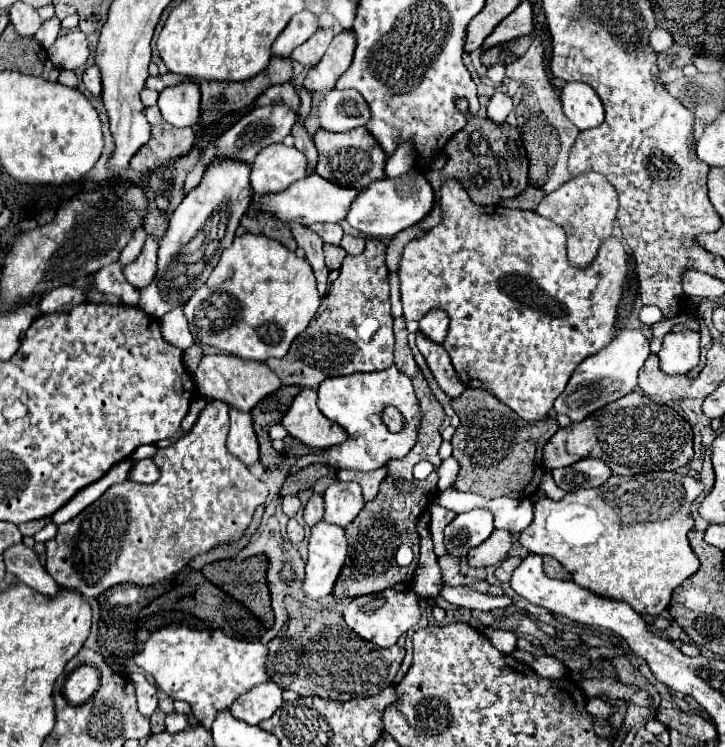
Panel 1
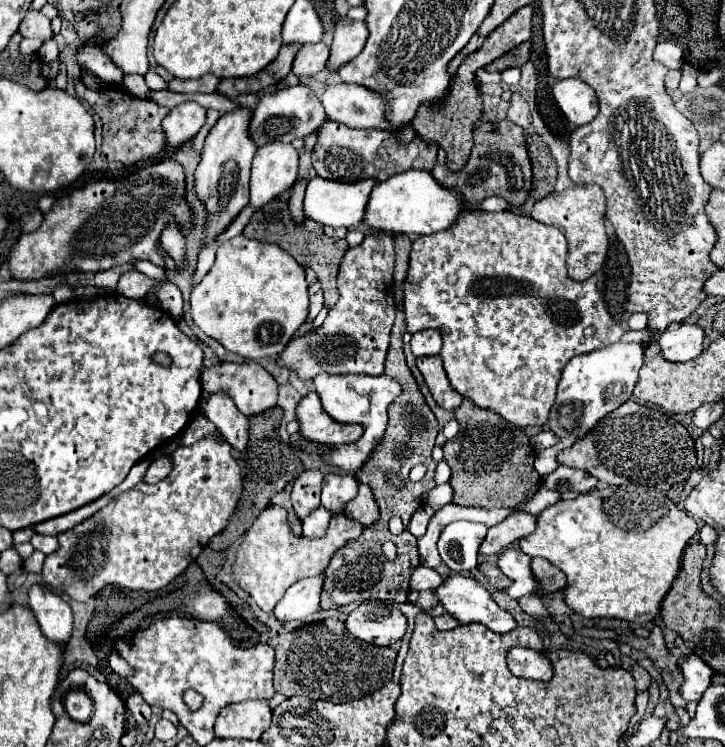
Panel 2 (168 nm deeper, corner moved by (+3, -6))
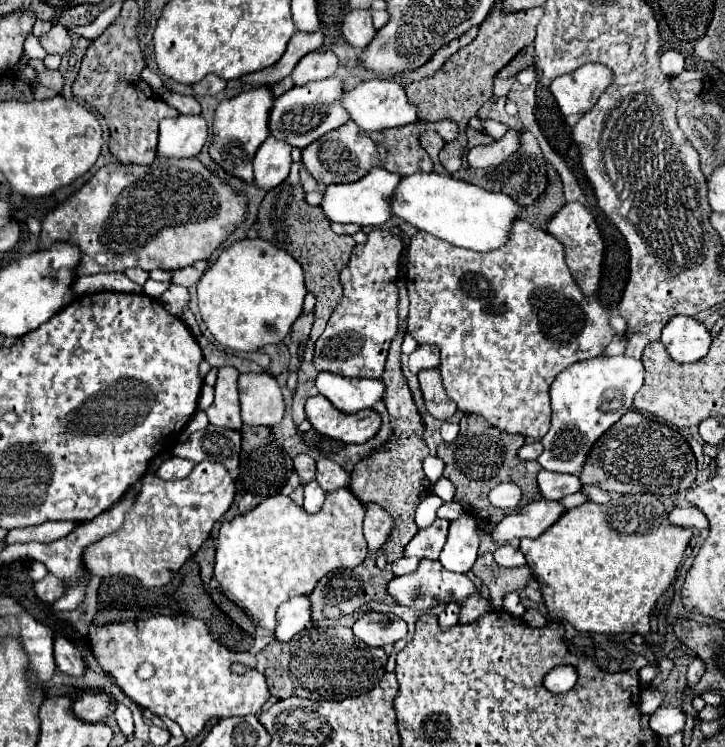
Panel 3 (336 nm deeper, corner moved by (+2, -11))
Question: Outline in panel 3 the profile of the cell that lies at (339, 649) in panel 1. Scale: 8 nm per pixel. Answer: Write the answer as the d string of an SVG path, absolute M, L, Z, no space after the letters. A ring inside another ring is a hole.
M312 627L304 629L288 643L274 639L258 655L256 669L266 677L270 693L278 699L292 695L314 701L340 701L346 697L358 697L372 691L386 673L388 655L380 647L370 647L356 639L348 627Z

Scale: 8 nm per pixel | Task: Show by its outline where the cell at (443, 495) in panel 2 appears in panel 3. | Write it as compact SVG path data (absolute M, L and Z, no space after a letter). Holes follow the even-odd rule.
M456 501L444 503L444 505L438 509L438 517L448 517L450 521L458 519L462 513L464 513L464 509L462 509L462 505L460 505L460 503L456 503Z

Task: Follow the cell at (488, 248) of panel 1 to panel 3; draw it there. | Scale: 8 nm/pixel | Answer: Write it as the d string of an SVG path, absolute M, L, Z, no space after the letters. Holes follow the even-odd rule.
M516 221L512 223L512 235L508 235L508 243L504 243L504 247L500 247L498 251L488 251L488 253L478 253L478 251L470 251L470 249L462 249L462 247L454 247L446 241L440 241L424 231L418 231L412 241L407 252L407 272L406 286L408 297L410 297L410 313L407 317L407 333L410 333L418 343L434 343L440 347L442 355L440 355L440 373L442 373L442 383L446 387L446 393L456 401L458 409L462 413L476 413L482 415L488 423L492 423L494 427L498 427L500 431L506 433L520 433L532 439L544 437L550 429L550 397L548 397L548 389L552 385L552 381L556 379L556 375L566 369L572 363L578 363L582 359L592 359L592 357L600 357L608 343L612 341L612 335L616 335L616 331L612 331L610 327L610 319L608 319L608 311L600 305L596 295L584 295L576 281L572 279L568 265L564 261L564 245L550 235L544 229L536 229L526 221Z

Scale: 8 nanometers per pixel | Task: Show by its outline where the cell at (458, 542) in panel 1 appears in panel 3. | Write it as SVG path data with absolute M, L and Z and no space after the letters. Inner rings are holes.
M464 513L462 517L450 523L450 535L440 553L440 563L448 571L468 573L476 561L478 545L480 545L480 535L476 519Z

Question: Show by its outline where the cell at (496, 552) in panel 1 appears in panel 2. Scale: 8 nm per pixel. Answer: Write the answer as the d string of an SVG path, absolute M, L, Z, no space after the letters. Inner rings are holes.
M515 510L503 522L489 528L479 552L485 556L501 554L515 540L529 536L535 530L535 526L537 526L537 518L533 514L523 512L523 510Z

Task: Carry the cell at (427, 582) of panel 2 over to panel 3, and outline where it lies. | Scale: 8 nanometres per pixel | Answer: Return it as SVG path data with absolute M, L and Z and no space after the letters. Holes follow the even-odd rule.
M402 557L402 559L398 559L398 561L392 563L392 571L396 575L410 575L410 573L414 573L418 569L418 565L420 565L420 559Z

